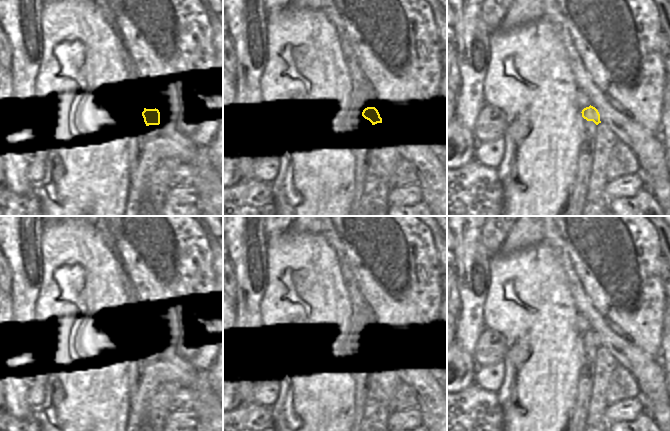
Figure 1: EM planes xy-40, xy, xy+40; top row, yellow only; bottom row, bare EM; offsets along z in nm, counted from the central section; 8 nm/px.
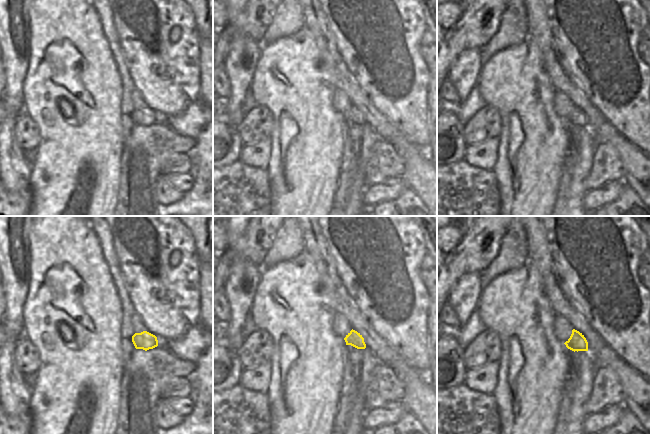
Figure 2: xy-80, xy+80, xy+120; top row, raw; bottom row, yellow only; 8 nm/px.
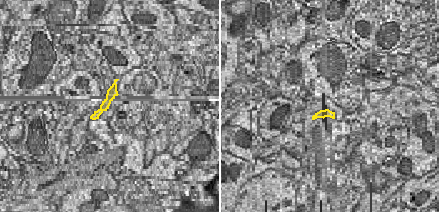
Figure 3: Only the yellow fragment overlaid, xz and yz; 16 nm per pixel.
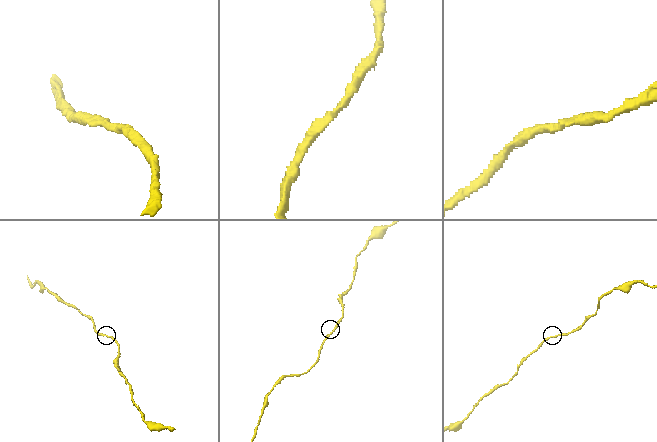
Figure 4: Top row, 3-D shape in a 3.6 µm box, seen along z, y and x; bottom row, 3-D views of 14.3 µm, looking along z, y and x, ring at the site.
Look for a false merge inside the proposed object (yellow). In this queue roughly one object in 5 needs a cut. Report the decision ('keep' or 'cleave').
keep

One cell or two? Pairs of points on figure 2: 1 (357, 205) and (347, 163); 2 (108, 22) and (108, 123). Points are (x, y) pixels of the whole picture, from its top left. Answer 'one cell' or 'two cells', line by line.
1: two cells
2: two cells

